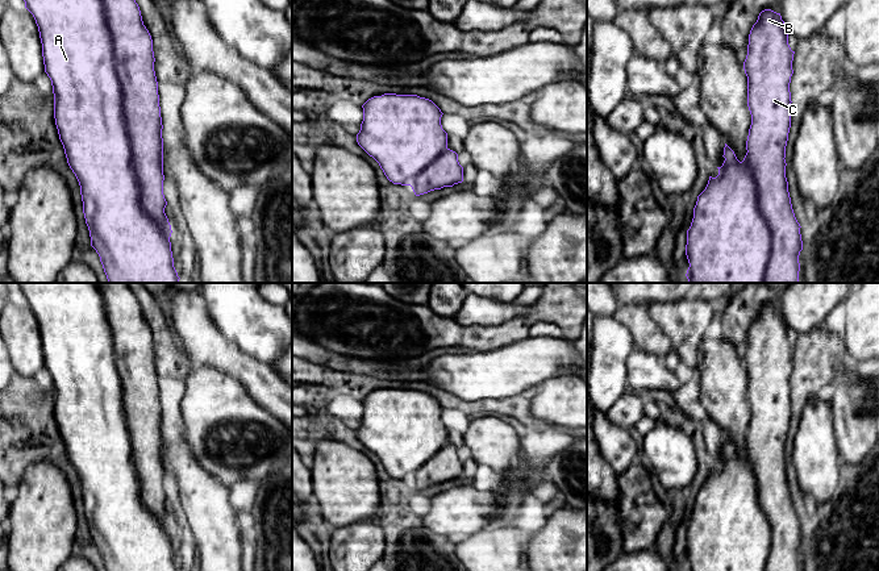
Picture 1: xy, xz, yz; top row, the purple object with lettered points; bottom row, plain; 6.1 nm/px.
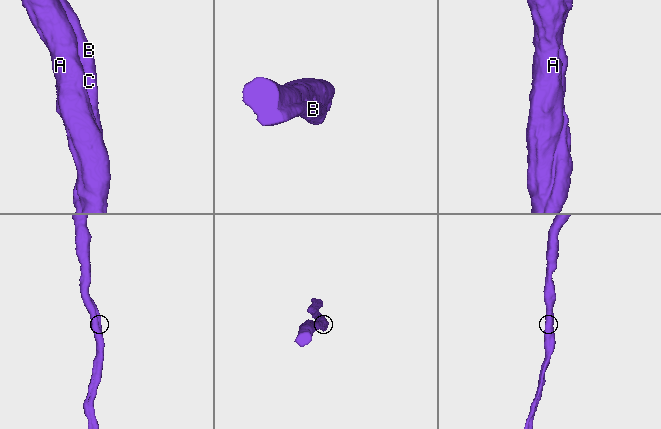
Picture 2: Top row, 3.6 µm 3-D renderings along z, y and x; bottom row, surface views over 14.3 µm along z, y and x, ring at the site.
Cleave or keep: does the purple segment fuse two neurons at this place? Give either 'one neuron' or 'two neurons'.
one neuron

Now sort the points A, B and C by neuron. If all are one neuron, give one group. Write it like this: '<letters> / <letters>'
A B C

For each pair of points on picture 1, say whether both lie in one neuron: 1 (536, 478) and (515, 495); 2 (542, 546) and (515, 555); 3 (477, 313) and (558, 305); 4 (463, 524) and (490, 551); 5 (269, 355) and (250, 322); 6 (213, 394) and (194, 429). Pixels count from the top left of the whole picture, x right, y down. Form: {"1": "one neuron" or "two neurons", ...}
{"1": "one neuron", "2": "two neurons", "3": "two neurons", "4": "two neurons", "5": "one neuron", "6": "one neuron"}

